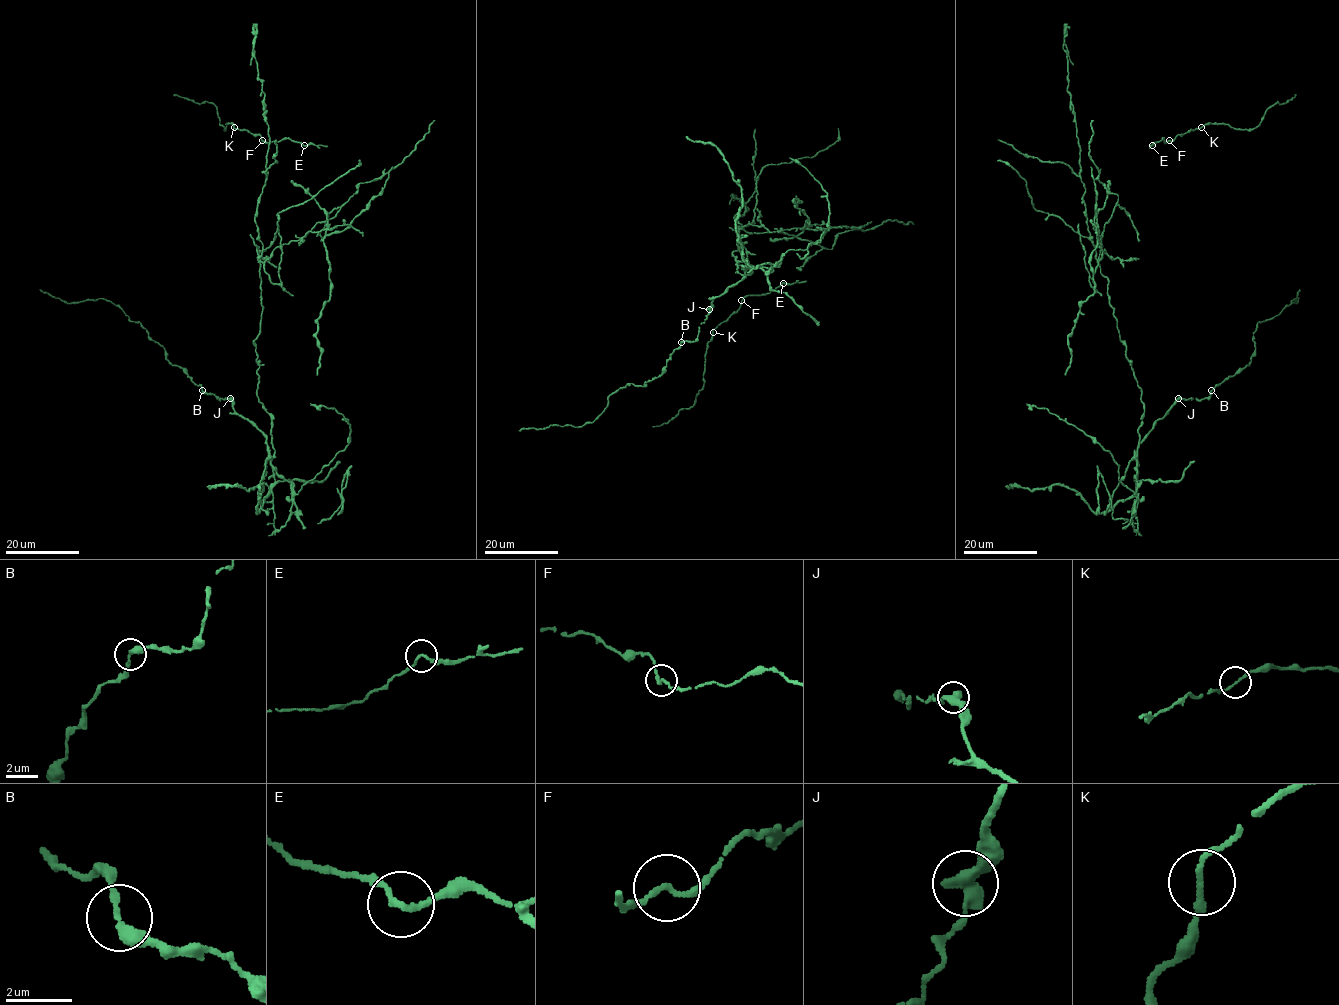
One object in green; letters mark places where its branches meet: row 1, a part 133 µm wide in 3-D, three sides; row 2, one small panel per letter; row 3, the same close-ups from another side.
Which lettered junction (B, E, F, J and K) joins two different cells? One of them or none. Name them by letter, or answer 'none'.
J

